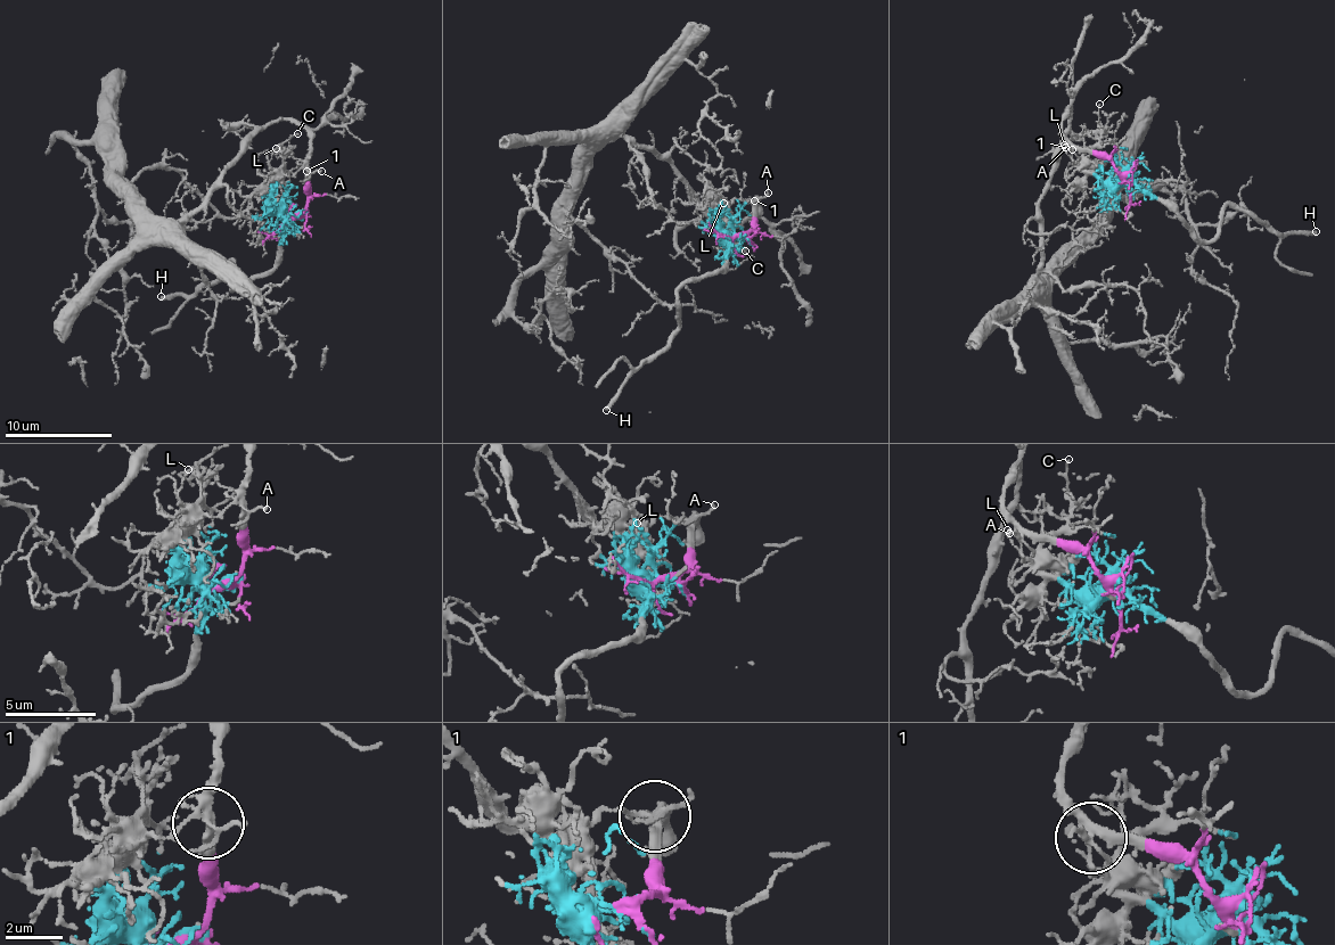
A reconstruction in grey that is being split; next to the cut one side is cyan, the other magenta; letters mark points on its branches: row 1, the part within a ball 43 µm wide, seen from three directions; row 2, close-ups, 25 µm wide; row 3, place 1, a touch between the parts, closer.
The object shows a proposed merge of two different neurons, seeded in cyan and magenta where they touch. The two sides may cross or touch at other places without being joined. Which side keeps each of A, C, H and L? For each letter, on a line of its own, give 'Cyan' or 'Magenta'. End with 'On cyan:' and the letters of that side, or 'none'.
A: Cyan
C: Cyan
H: Cyan
L: Cyan
On cyan: A, C, H, L

